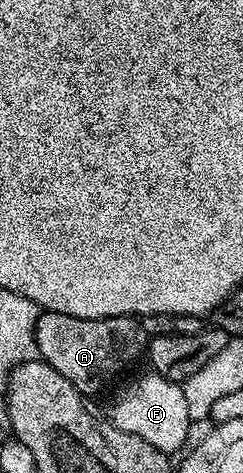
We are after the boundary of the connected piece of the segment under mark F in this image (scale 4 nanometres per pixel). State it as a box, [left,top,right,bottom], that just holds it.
[108,374,192,454]

